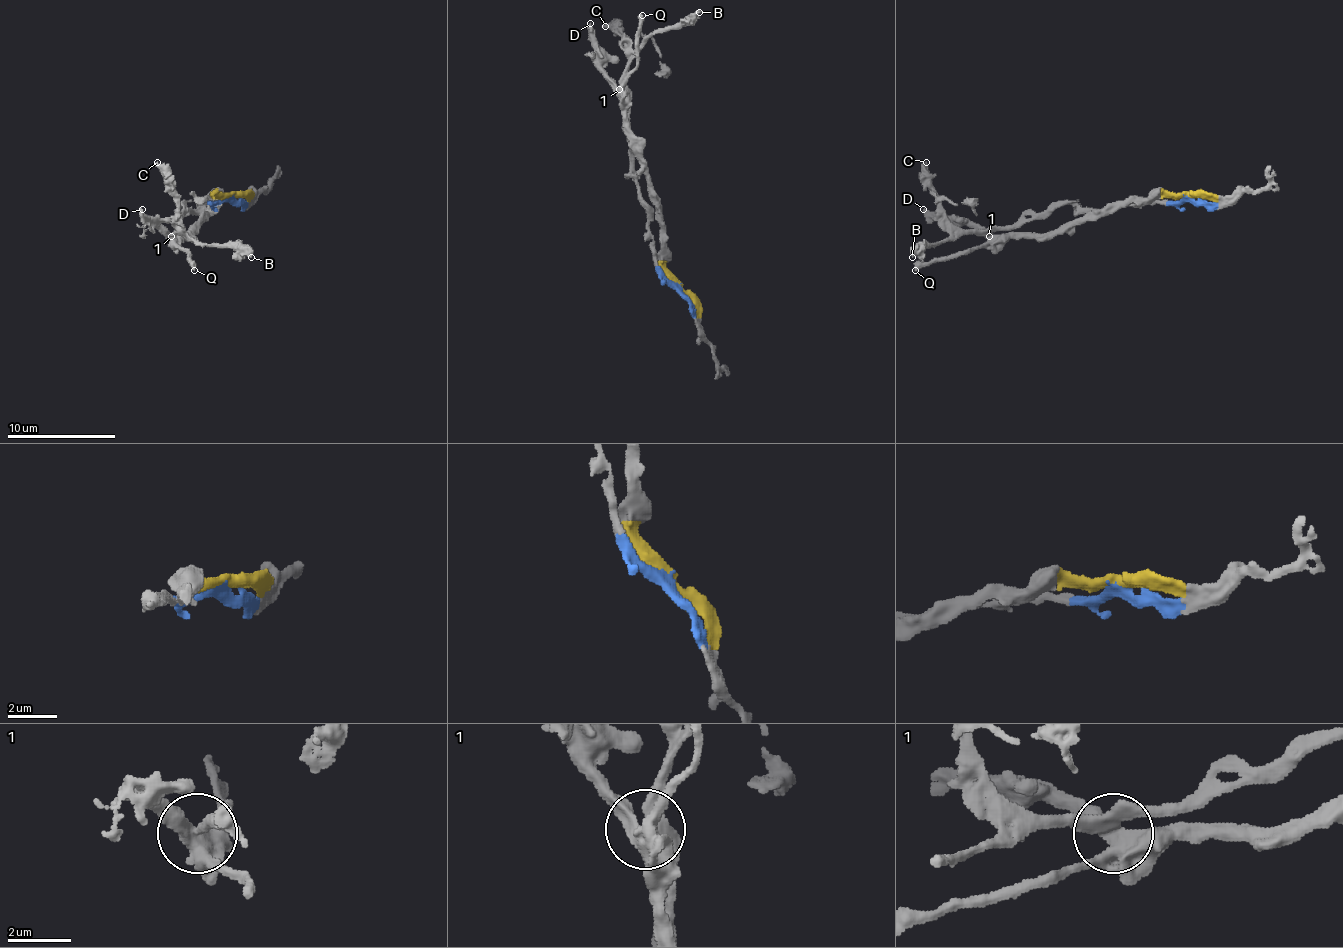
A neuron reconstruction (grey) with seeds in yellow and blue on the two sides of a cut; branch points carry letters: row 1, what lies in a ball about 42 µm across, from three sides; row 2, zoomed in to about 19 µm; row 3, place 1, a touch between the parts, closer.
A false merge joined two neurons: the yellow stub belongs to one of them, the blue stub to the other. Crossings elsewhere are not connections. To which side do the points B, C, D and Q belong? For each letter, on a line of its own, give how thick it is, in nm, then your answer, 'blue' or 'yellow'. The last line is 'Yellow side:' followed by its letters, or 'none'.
B: 440 nm | blue
C: 320 nm | blue
D: 400 nm | yellow
Q: 380 nm | yellow
Yellow side: D, Q

